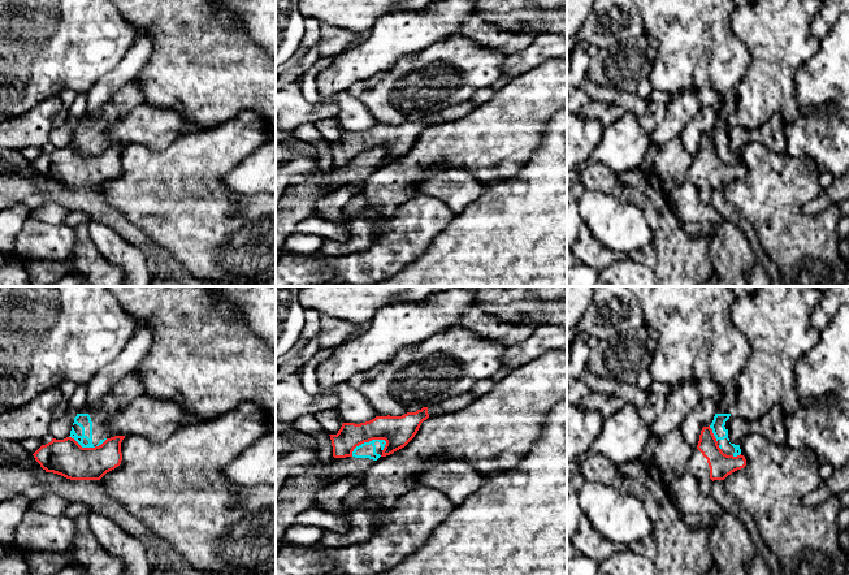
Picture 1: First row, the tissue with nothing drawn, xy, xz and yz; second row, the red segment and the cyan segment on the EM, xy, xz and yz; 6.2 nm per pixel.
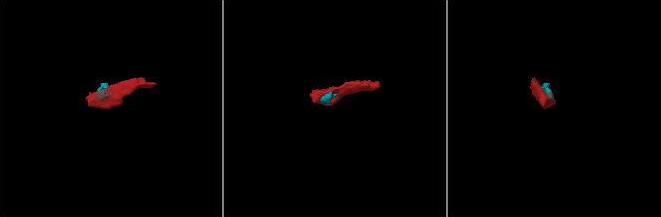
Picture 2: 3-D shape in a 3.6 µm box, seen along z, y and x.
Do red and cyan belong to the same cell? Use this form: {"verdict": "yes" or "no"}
{"verdict": "no"}

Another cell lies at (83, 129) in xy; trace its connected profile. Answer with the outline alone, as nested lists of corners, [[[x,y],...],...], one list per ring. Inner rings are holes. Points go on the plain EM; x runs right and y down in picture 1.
[[[131,81],[117,91],[114,101],[99,114],[85,114],[77,122],[69,146],[82,156],[101,154],[108,144],[109,127],[142,103],[144,103],[144,95],[140,86],[137,81]]]

